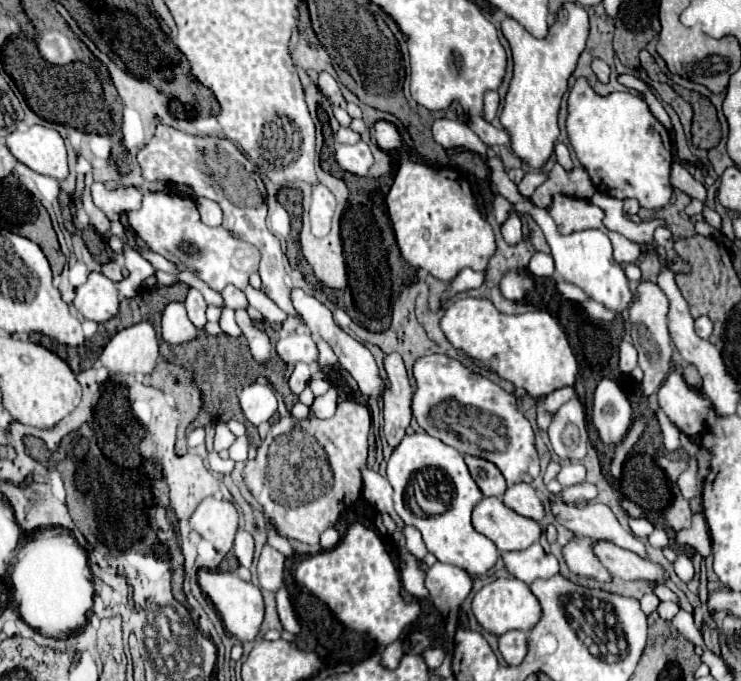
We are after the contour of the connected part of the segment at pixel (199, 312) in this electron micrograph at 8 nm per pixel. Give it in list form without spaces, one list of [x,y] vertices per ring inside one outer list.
[[[195,288],[189,290],[187,294],[187,300],[185,300],[185,308],[187,308],[187,314],[189,314],[189,320],[197,326],[197,328],[205,328],[207,324],[207,318],[205,318],[205,310],[207,310],[207,302],[203,298],[203,294]]]

